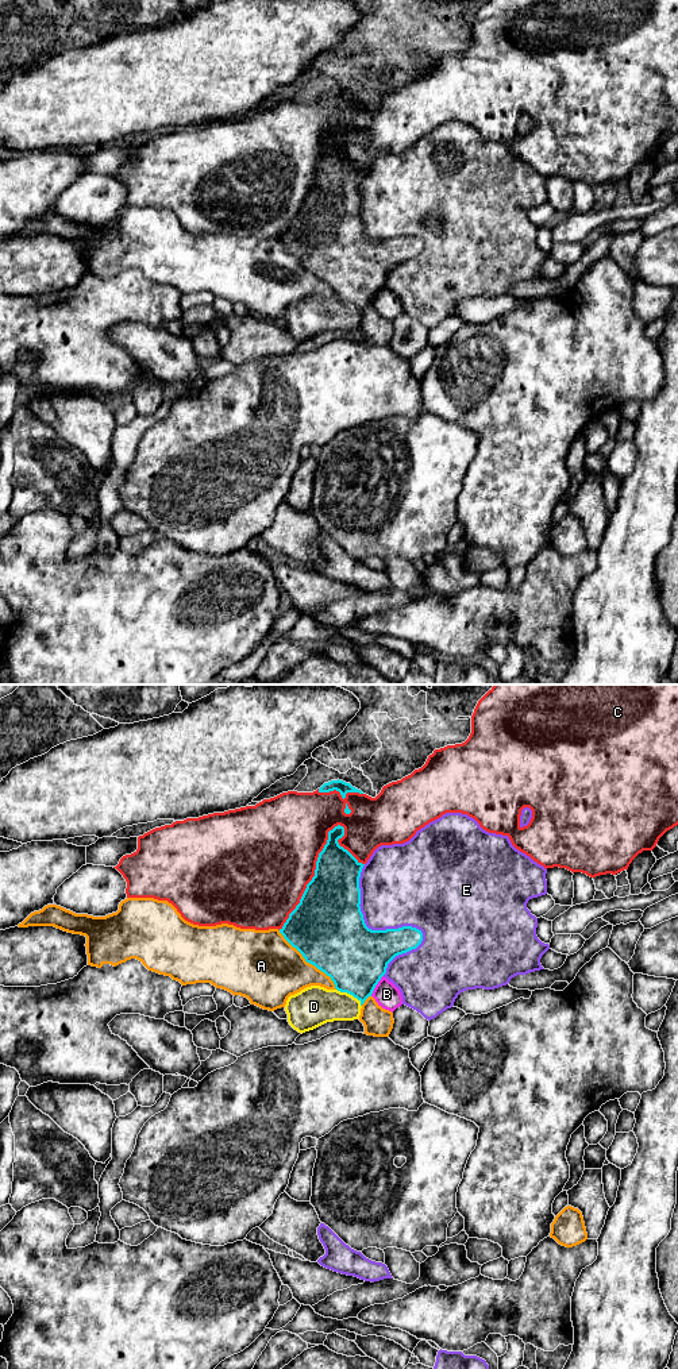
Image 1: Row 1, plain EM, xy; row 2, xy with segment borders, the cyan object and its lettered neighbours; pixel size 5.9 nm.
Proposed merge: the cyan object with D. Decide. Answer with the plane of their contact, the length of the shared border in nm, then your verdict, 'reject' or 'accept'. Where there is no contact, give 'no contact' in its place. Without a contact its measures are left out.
contact in xy; length 190 nm; accept

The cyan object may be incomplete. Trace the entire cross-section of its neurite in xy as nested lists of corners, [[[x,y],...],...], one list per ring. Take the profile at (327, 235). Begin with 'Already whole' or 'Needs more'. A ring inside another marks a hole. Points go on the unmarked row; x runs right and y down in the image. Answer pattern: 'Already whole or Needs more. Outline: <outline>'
Needs more. Outline: [[[340,134],[328,140],[327,153],[316,170],[315,185],[280,238],[305,270],[330,285],[335,293],[334,298],[311,294],[288,306],[288,331],[301,343],[327,331],[359,328],[362,313],[386,282],[388,273],[396,265],[416,258],[423,250],[421,239],[412,235],[386,239],[371,239],[366,235],[359,215],[359,186],[365,173],[339,154],[338,149],[343,144],[344,136]]]

